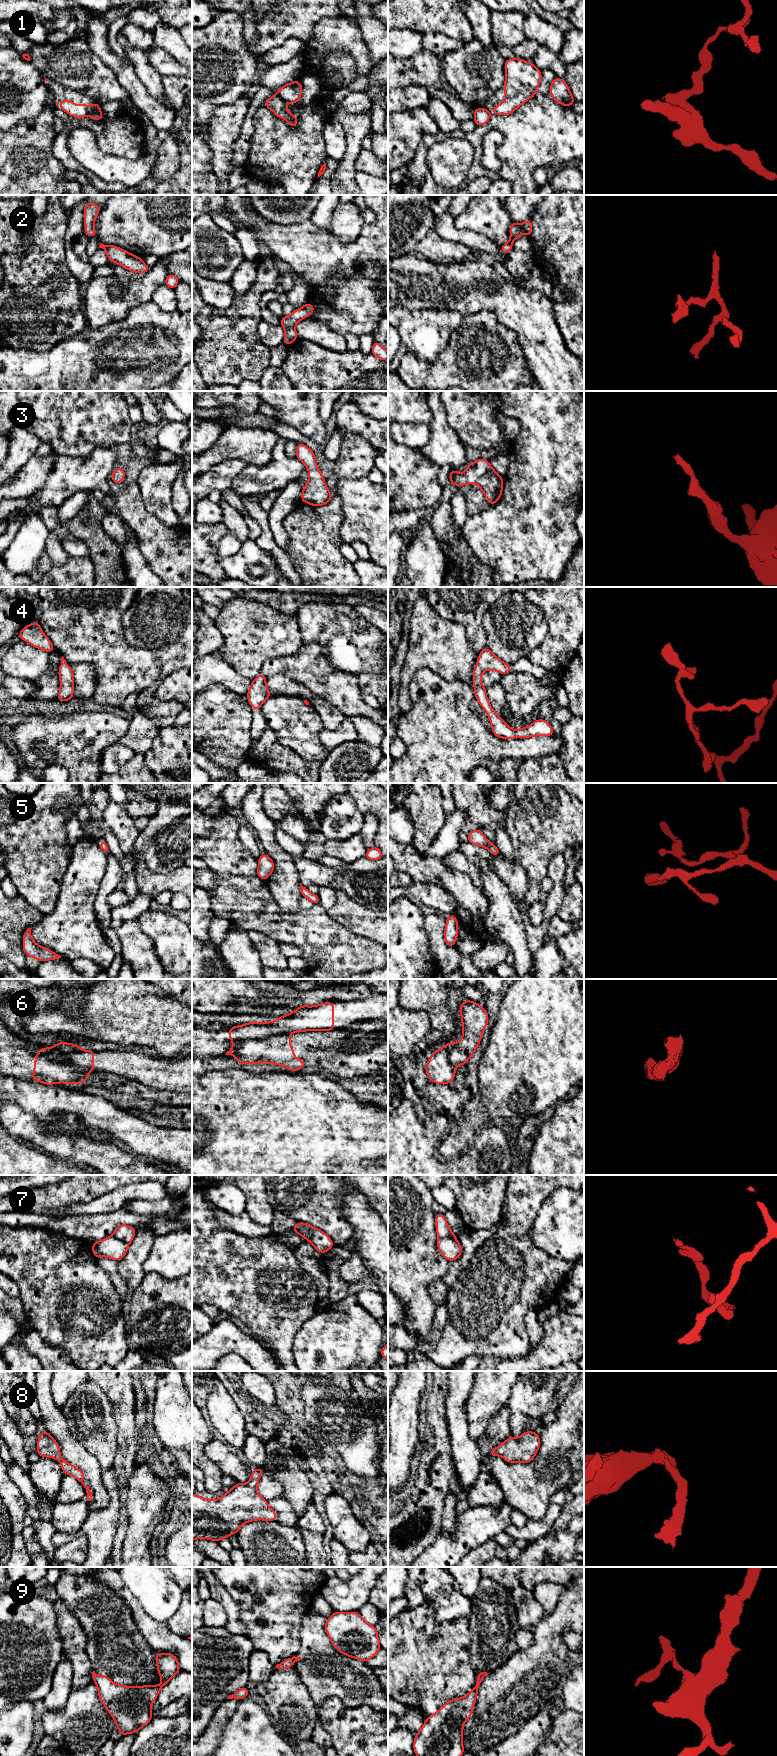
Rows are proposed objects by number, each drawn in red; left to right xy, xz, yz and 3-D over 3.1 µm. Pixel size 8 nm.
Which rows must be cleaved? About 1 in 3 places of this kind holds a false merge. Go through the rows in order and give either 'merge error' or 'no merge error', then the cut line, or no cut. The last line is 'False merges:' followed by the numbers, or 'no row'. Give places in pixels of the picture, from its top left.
1: merge error; cut xy (99, 109), (91, 112)
2: no merge error; cut none
3: no merge error; cut none
4: no merge error; cut none
5: no merge error; cut none
6: merge error; cut xz (289, 1032), (271, 1035), (263, 1039), (244, 1039), (233, 1046)
7: merge error; cut yz (439, 1237), (453, 1237), (455, 1239)
8: no merge error; cut none
9: no merge error; cut none
False merges: 1, 6, 7

